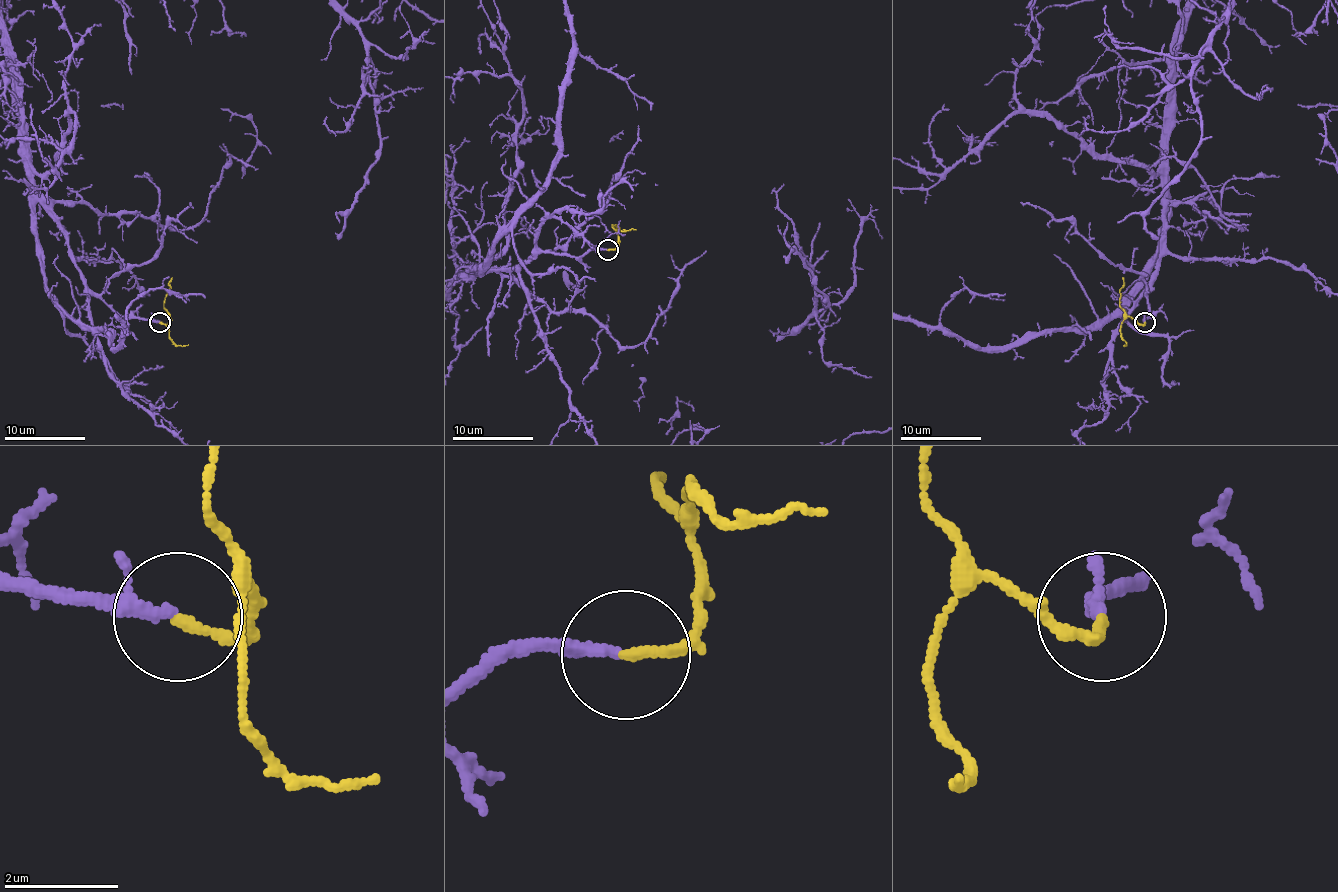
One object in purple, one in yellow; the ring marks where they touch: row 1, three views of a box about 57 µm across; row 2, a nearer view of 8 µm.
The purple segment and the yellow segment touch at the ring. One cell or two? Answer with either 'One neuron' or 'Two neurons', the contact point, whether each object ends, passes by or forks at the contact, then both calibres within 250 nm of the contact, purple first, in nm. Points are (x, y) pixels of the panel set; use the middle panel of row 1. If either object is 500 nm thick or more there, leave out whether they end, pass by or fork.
One neuron. Place: (608, 250). At the ring purple passes by. At the ring yellow ends. Thickness 150 nm (purple) against 190 nm

